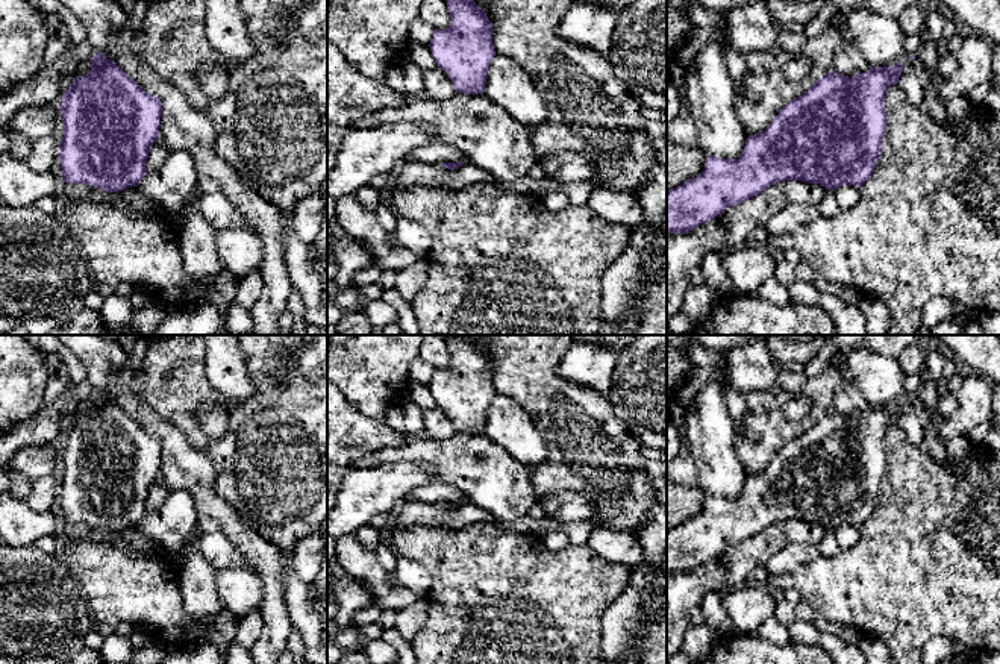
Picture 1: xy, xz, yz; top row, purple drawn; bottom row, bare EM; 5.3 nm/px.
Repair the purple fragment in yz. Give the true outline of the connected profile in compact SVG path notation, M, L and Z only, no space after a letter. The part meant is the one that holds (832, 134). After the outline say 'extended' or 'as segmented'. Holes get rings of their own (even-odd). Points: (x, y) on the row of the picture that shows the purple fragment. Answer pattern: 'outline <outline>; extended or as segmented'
outline M903 65L870 67L867 73L858 73L852 77L830 70L808 91L785 105L762 133L748 135L738 159L708 156L706 167L700 174L667 191L667 232L689 232L777 182L802 180L820 183L826 189L836 189L842 185L861 188L871 177L882 153L883 133L888 126L883 100L888 88L897 83Z; as segmented

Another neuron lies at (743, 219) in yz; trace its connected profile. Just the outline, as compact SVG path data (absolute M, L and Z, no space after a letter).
M785 180L768 186L761 194L739 205L727 208L721 215L729 221L729 232L718 253L727 253L744 244L750 232L776 215L779 211L795 203L818 205L826 193L820 183Z

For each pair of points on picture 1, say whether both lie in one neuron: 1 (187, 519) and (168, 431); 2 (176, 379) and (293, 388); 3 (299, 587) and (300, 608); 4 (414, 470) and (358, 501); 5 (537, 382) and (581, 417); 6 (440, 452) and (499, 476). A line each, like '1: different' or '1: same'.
1: different
2: same
3: same
4: same
5: same
6: same

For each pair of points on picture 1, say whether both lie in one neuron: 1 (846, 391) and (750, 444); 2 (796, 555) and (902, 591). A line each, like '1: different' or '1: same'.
1: different
2: different

